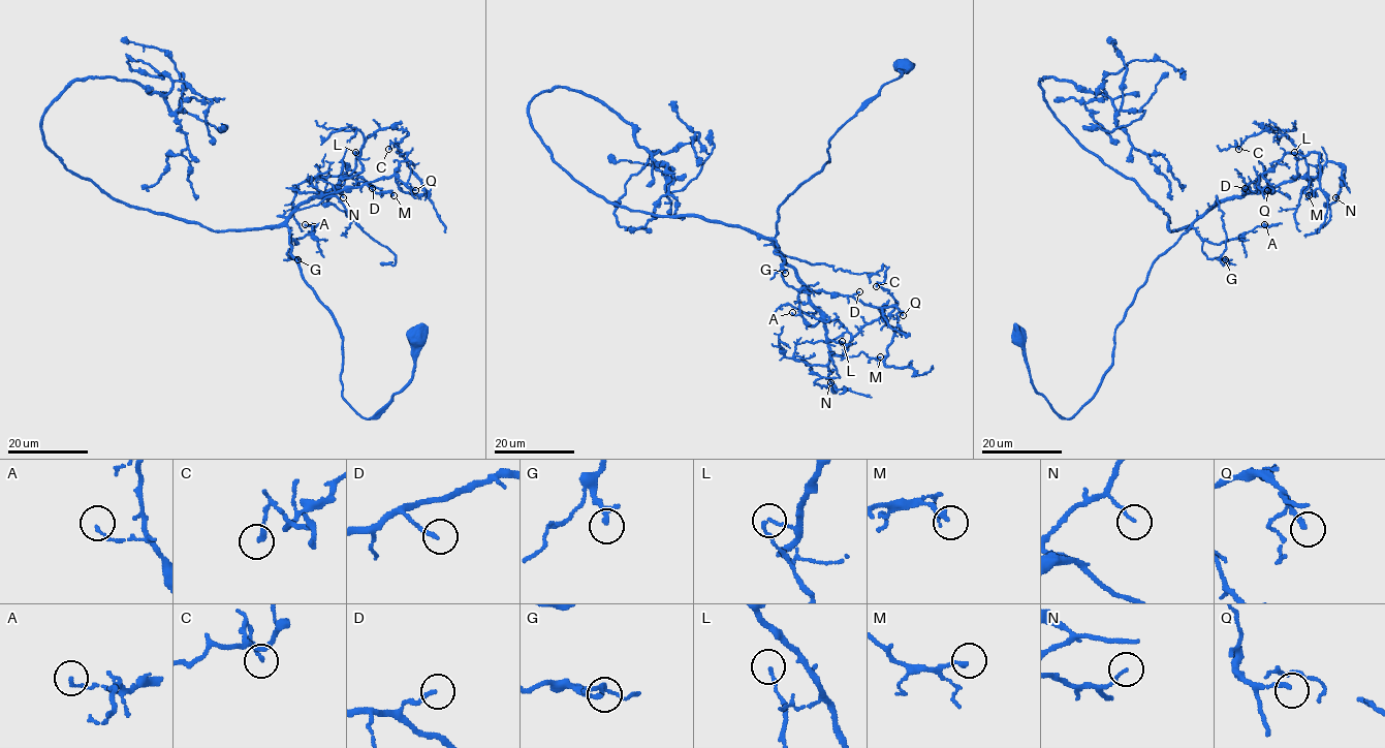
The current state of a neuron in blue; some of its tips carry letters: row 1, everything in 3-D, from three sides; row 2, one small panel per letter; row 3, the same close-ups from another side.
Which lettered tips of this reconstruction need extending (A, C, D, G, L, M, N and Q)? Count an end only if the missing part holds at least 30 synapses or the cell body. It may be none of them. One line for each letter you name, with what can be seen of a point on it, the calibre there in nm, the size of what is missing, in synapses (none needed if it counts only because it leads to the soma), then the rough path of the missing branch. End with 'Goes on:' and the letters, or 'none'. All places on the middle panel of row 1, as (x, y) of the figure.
Goes on: none

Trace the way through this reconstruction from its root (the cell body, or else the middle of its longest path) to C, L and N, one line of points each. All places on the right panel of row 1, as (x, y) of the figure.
C: (1019, 338), (1035, 390), (1071, 417), (1152, 263), (1222, 200), (1307, 175), (1277, 128), (1238, 149)
L: (1019, 338), (1035, 390), (1071, 417), (1111, 365), (1115, 329), (1152, 263), (1222, 200), (1290, 182), (1294, 152)
N: (1019, 338), (1035, 390), (1071, 417), (1152, 263), (1198, 218), (1327, 162), (1345, 169), (1335, 197)

